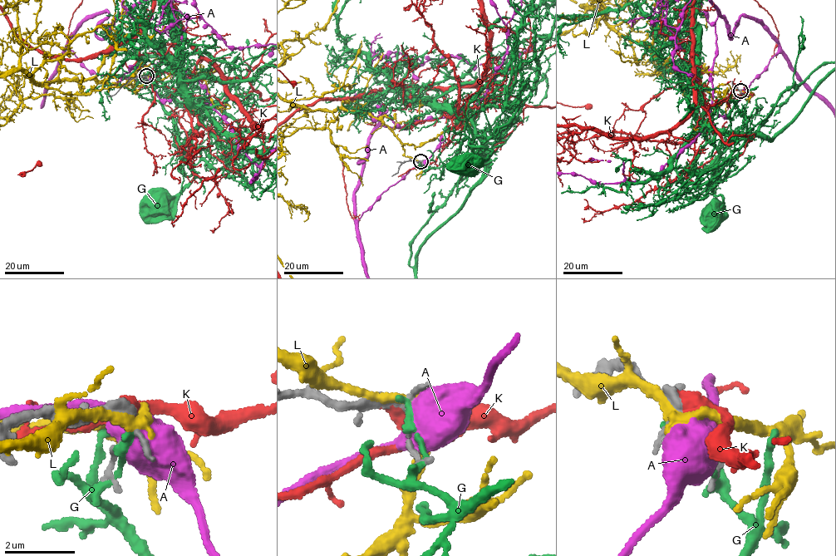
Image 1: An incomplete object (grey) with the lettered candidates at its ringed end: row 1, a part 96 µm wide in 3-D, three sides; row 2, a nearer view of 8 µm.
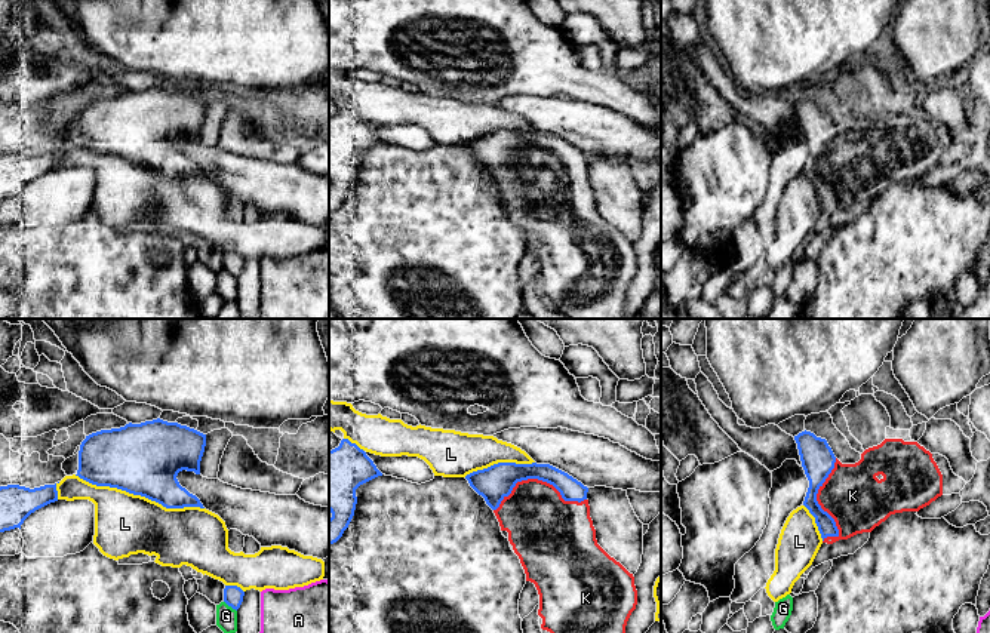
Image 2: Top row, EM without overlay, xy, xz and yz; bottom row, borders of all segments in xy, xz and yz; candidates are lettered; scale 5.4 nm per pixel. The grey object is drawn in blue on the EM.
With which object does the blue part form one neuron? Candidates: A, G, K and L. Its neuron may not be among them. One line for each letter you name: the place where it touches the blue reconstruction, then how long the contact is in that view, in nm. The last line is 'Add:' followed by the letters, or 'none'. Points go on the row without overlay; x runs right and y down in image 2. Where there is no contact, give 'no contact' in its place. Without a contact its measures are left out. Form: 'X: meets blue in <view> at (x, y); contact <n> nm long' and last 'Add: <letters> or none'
K: meets blue in xz at (538, 147); contact 500 nm long
Add: K

